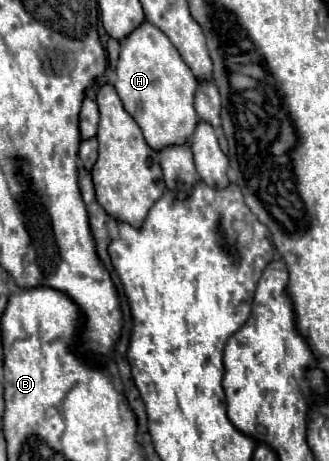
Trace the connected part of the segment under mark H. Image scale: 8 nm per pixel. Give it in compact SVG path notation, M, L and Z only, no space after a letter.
M149 20L139 24L121 42L115 90L151 148L159 150L159 146L167 146L167 142L183 142L183 138L195 132L199 122L193 108L195 86L197 78L191 68L183 62L171 40Z

